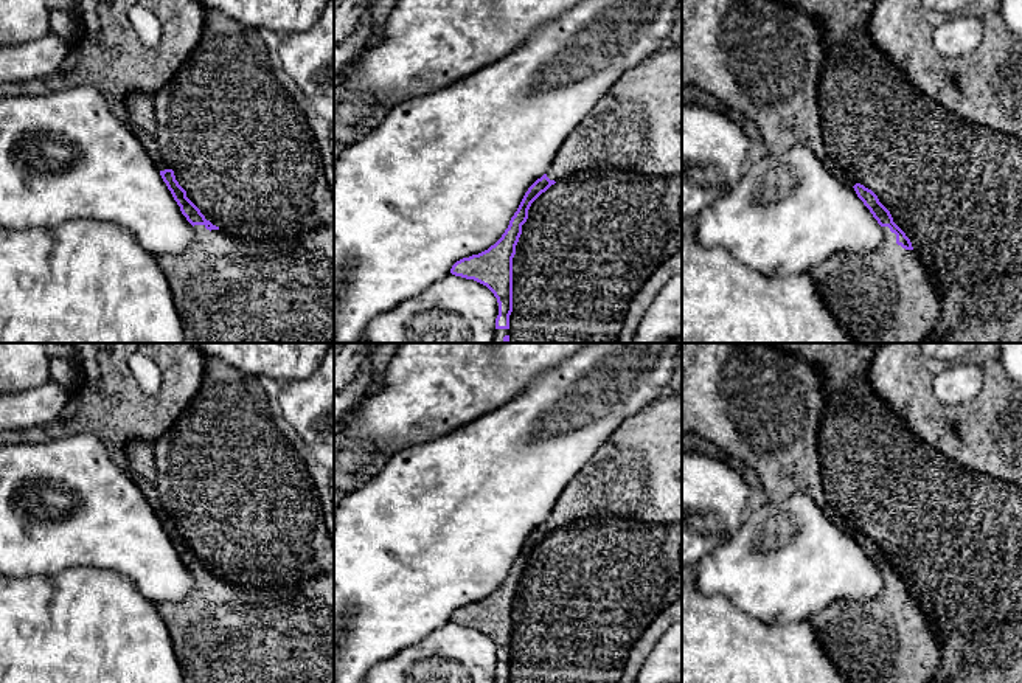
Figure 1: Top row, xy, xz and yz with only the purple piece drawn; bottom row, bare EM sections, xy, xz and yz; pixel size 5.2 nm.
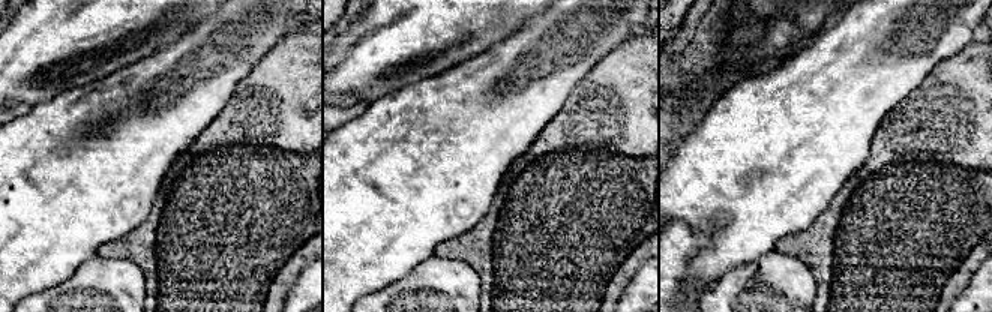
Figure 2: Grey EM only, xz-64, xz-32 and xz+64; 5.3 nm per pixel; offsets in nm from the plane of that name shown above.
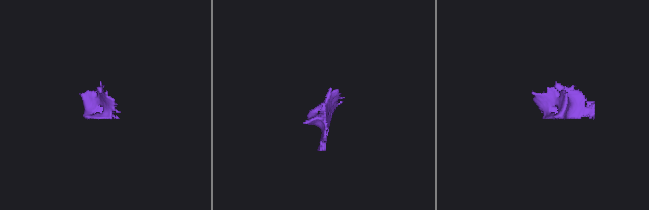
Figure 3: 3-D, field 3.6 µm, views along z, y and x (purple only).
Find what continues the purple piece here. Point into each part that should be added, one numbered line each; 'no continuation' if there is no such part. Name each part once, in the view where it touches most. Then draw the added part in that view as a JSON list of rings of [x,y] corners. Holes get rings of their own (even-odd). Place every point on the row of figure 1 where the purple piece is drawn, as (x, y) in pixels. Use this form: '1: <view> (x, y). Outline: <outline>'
1: yz (886, 295). Outline: [[[882,227],[882,242],[876,250],[836,251],[809,270],[817,292],[839,323],[848,329],[856,343],[919,343],[935,328],[941,315],[943,298],[926,270],[916,250],[906,250],[896,244],[896,234]]]

